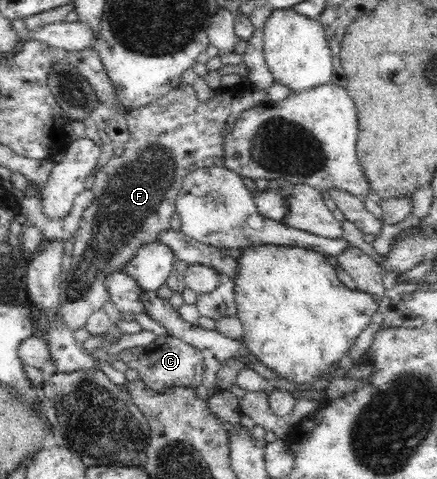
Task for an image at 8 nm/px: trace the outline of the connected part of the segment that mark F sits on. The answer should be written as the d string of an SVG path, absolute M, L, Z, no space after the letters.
M249 82L246 85L240 83L231 88L216 89L215 92L218 96L202 102L198 99L193 85L178 84L148 105L124 112L130 139L125 143L121 155L113 156L94 177L94 185L91 189L94 198L90 207L84 209L80 217L68 281L60 285L61 297L58 303L60 307L48 315L43 315L39 309L33 308L36 334L45 337L47 329L51 328L54 320L72 330L85 329L91 313L110 307L111 296L105 285L108 275L120 272L122 267L134 257L138 247L156 242L162 231L171 229L170 221L177 211L175 201L182 190L186 175L198 169L223 167L226 139L222 136L222 131L232 127L242 111L254 105L270 103L266 89L254 89Z

